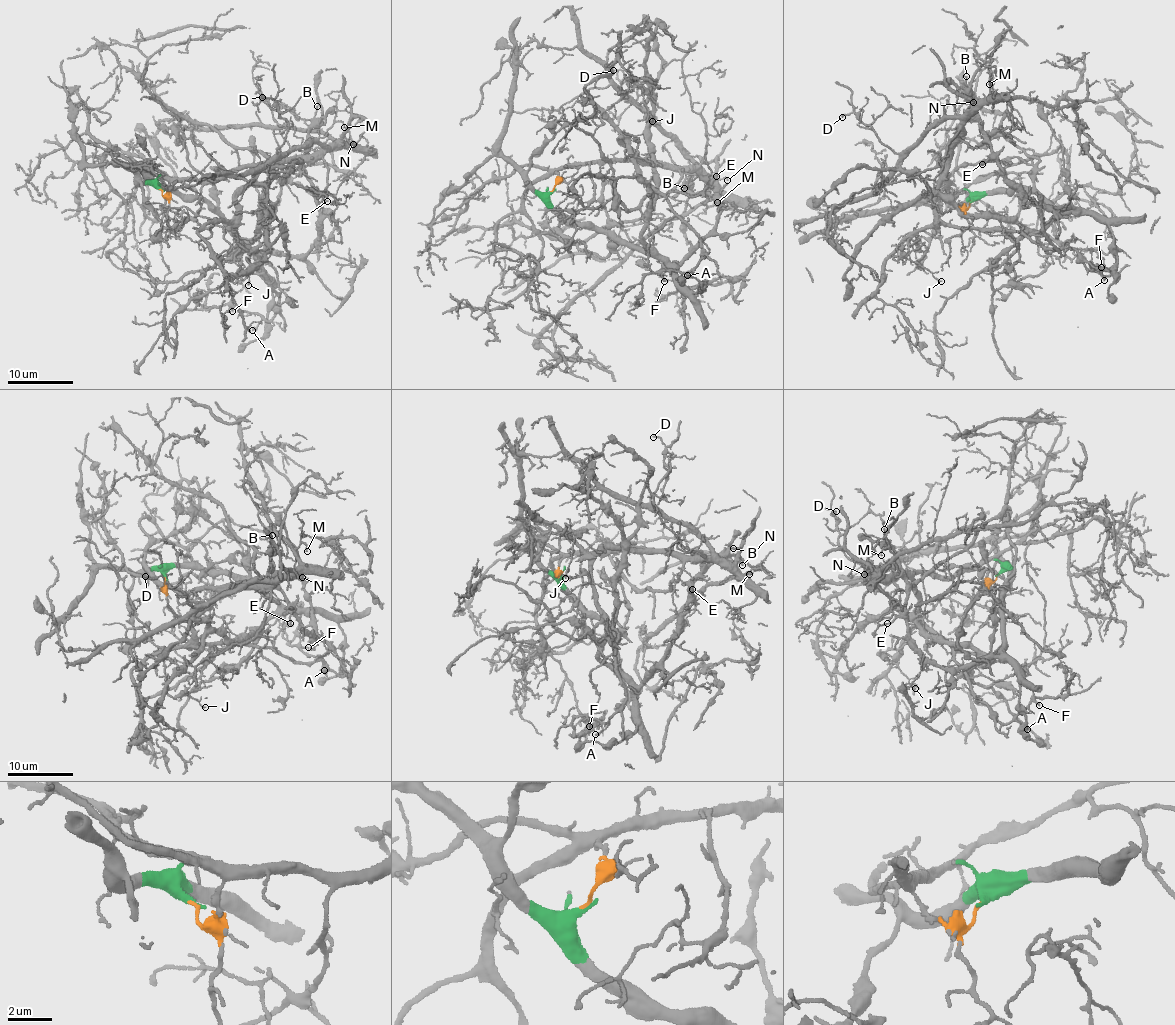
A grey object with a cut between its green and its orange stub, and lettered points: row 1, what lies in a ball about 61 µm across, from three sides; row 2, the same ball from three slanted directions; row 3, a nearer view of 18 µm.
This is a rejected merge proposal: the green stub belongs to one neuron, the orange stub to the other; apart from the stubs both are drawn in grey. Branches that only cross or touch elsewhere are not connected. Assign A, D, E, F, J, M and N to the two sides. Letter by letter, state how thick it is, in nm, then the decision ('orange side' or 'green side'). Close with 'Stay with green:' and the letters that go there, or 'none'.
A: calibre 200 nm; orange side
D: calibre 110 nm; orange side
E: calibre 130 nm; green side
F: calibre 130 nm; orange side
J: calibre 140 nm; orange side
M: calibre 110 nm; orange side
N: calibre 110 nm; orange side
Stay with green: E

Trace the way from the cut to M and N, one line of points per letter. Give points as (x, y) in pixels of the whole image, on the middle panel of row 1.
M: (553, 191), (558, 171), (623, 159), (700, 169), (714, 193), (702, 204), (717, 202)
N: (553, 191), (559, 169), (615, 160), (695, 167), (705, 171), (714, 181), (728, 179)

